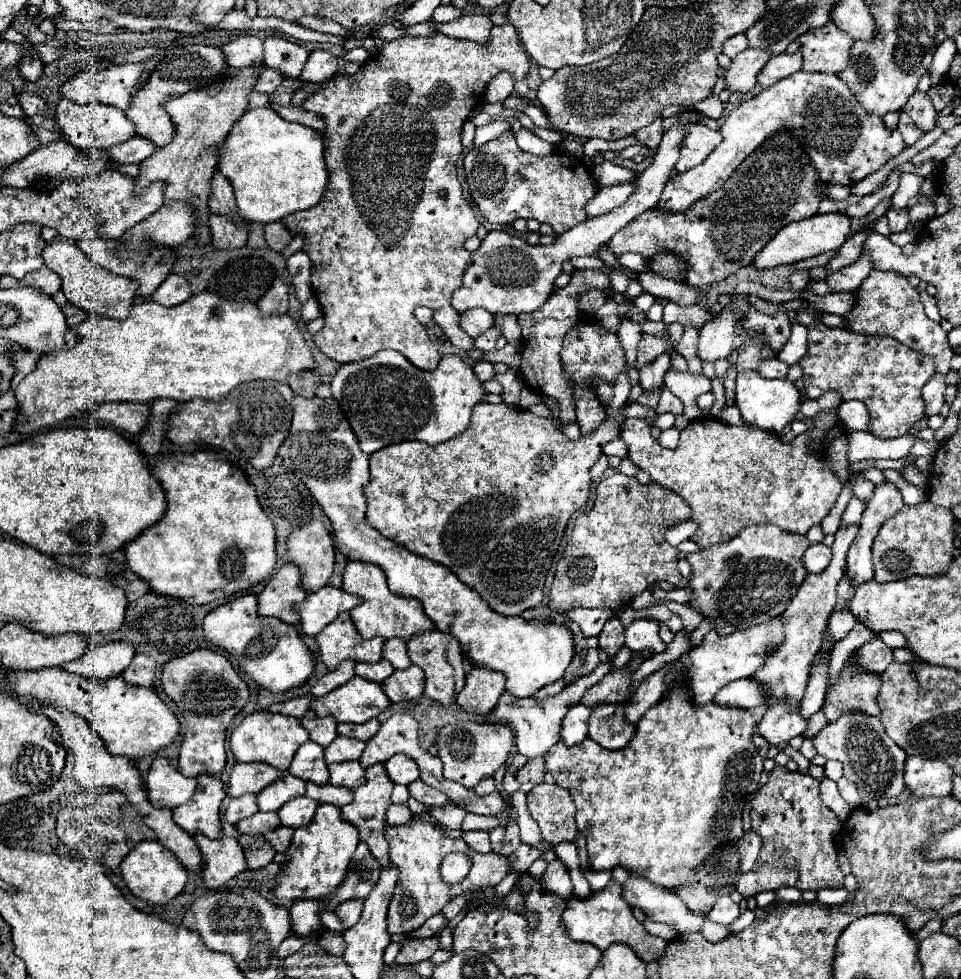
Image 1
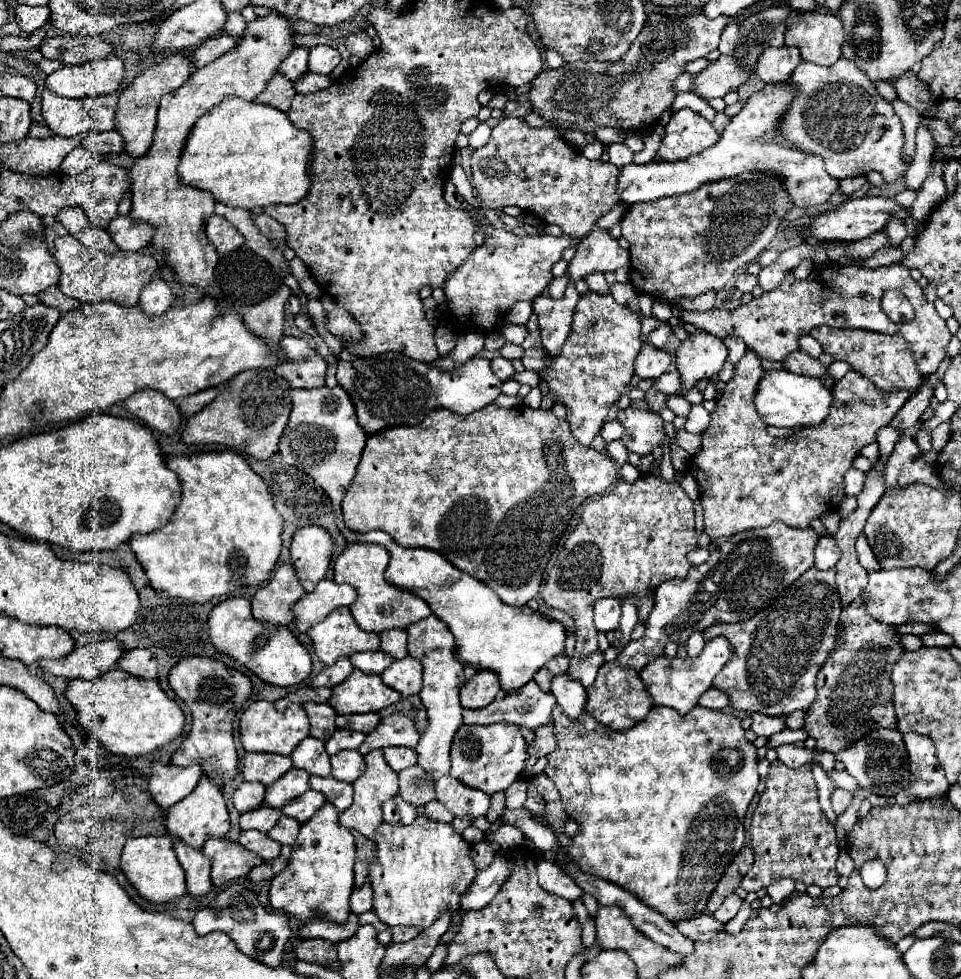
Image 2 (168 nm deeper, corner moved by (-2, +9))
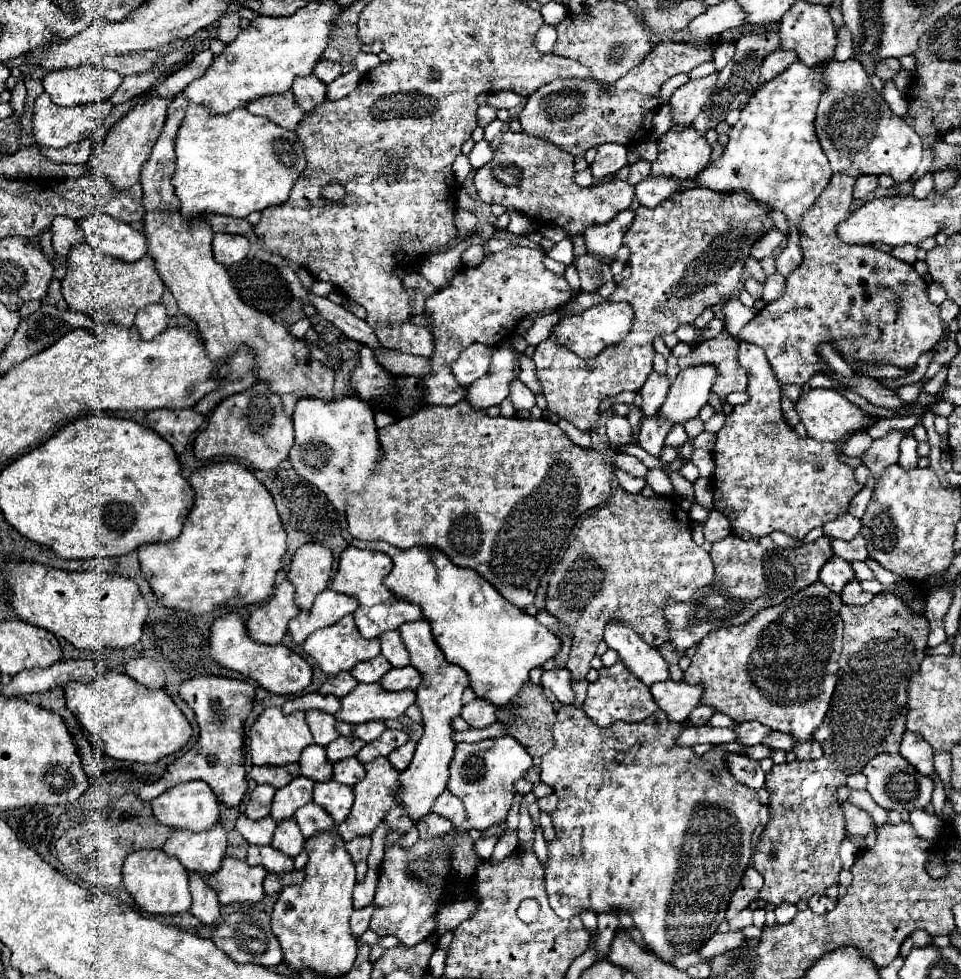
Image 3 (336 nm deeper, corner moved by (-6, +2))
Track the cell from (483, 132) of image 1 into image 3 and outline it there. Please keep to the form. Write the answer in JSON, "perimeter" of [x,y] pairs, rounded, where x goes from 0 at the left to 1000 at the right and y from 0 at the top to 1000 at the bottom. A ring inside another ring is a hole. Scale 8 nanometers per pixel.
{"perimeter":[[[506,143],[495,145],[493,151],[491,151],[491,155],[487,157],[487,161],[489,161],[489,168],[491,168],[493,174],[502,172],[506,165],[512,163],[512,151],[510,151],[510,147]]]}

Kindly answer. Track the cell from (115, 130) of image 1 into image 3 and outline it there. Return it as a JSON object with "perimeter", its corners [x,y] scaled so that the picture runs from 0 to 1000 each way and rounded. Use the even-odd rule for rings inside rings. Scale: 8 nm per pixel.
{"perimeter":[[[46,94],[35,104],[35,116],[33,116],[35,143],[42,149],[54,149],[54,151],[67,151],[77,145],[83,145],[83,143],[92,141],[92,137],[100,129],[106,127],[106,123],[117,114],[117,110],[119,108],[114,104],[98,104],[98,106],[83,106],[83,108],[75,108],[75,110],[65,110],[65,108],[58,108]]]}

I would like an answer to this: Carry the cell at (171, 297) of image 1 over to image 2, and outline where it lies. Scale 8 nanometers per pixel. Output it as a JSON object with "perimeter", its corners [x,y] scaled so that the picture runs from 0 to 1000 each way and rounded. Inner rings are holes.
{"perimeter":[[[166,281],[156,285],[152,293],[148,293],[146,314],[150,316],[152,322],[169,322],[179,312],[179,307],[181,307],[179,293]]]}

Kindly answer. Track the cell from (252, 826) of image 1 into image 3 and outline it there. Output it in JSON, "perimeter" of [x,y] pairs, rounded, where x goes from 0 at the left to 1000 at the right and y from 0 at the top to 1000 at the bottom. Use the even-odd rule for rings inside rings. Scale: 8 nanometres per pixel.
{"perimeter":[[[250,831],[248,838],[246,838],[246,848],[260,862],[279,864],[283,860],[283,854],[285,854],[285,848],[287,848],[287,840],[283,838],[283,834],[277,834],[273,838],[260,838],[254,831]]]}

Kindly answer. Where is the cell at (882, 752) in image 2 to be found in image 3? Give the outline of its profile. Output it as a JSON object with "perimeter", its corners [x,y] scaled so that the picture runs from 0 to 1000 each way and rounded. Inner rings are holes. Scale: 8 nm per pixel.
{"perimeter":[[[916,770],[912,774],[907,774],[897,791],[901,791],[903,795],[903,809],[909,815],[909,819],[920,825],[922,829],[932,827],[932,829],[949,829],[949,827],[961,827],[964,821],[970,817],[970,807],[972,807],[972,799],[968,795],[964,795],[961,791],[955,791],[955,787],[951,787],[951,782],[947,782],[937,770],[926,772],[926,770]]]}

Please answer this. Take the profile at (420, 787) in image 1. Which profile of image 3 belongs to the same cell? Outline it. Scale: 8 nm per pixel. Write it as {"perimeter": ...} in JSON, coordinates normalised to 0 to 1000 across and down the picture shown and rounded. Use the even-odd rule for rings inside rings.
{"perimeter":[[[408,823],[402,834],[400,840],[406,844],[406,850],[425,850],[431,842],[425,834],[420,834],[420,827],[416,823]]]}

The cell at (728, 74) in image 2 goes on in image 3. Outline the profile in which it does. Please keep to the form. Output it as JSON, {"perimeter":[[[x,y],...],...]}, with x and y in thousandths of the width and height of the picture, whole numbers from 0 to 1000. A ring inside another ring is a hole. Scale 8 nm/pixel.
{"perimeter":[[[745,76],[728,82],[716,82],[716,86],[708,88],[697,100],[699,127],[712,127],[712,129],[720,127],[730,108],[737,104],[743,86],[745,86]]]}

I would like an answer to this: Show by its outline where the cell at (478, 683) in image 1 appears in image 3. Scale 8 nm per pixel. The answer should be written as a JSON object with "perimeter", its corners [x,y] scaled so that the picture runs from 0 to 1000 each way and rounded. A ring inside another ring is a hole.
{"perimeter":[[[491,715],[481,723],[481,733],[489,740],[489,744],[506,744],[516,737],[516,721],[506,715]]]}

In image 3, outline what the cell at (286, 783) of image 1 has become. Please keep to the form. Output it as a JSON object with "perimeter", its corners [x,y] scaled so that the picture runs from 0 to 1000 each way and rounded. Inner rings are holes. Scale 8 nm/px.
{"perimeter":[[[310,793],[300,803],[287,807],[287,813],[285,813],[285,819],[283,819],[283,831],[281,834],[287,840],[306,834],[306,829],[310,825],[314,825],[320,819],[325,819],[325,803],[327,803],[327,797]]]}

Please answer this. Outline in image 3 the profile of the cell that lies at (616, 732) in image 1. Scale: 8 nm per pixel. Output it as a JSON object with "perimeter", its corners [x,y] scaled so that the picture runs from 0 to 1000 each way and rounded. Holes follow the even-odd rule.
{"perimeter":[[[641,676],[635,682],[626,682],[622,695],[612,701],[612,711],[606,719],[606,725],[612,729],[612,733],[620,742],[635,742],[641,735],[668,737],[670,733],[681,729],[685,725],[685,721],[678,715],[676,703],[672,699],[668,699],[658,686],[653,686],[653,682],[647,676]]]}

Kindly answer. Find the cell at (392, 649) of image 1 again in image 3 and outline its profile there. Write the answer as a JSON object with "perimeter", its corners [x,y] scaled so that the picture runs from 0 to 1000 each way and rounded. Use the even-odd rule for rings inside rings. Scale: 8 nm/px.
{"perimeter":[[[406,644],[406,646],[400,646],[395,650],[395,656],[398,656],[398,670],[412,682],[420,682],[427,678],[425,674],[425,664],[420,662],[420,656],[414,648],[414,644]]]}

